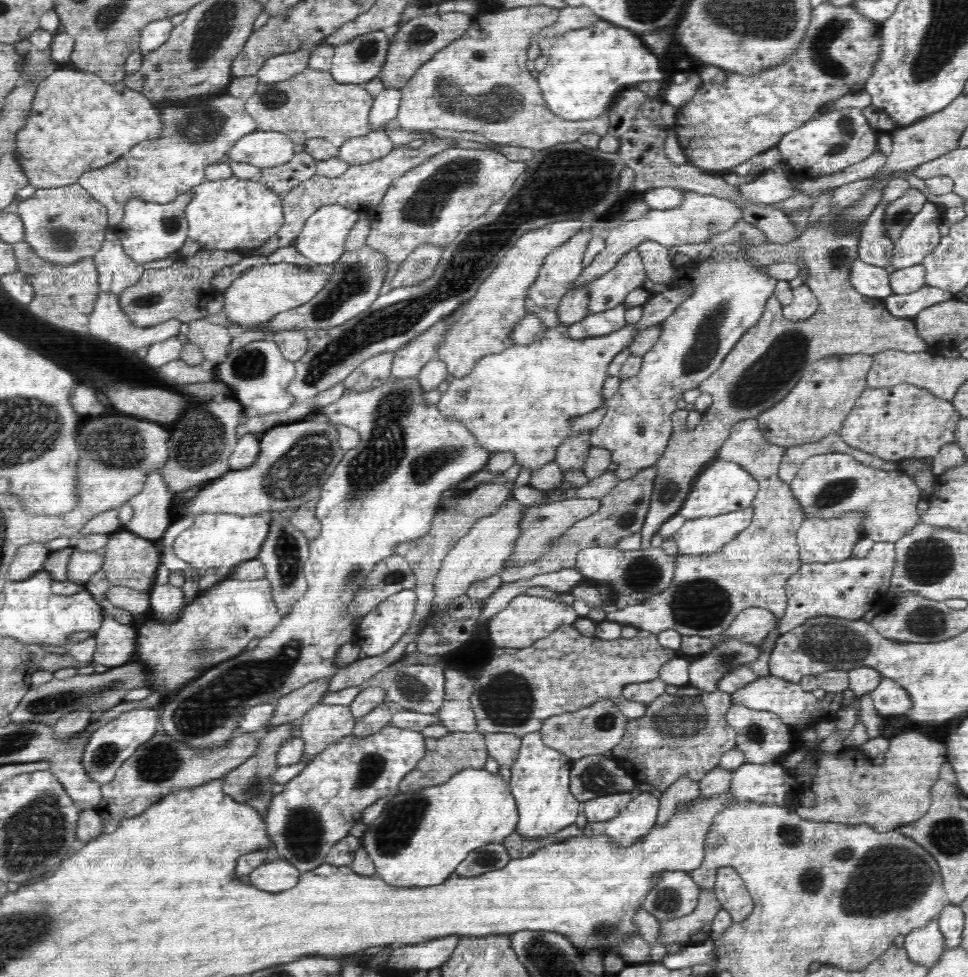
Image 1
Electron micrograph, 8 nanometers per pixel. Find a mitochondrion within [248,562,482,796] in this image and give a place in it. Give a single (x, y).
(370, 765)

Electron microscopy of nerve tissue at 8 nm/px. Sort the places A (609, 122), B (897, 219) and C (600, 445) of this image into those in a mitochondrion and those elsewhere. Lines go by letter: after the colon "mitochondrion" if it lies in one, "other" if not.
A: other
B: mitochondrion
C: other

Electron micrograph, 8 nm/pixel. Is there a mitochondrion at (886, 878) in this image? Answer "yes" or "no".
yes

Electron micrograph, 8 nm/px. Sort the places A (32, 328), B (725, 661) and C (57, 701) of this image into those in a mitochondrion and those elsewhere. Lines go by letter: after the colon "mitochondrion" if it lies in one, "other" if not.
A: other
B: mitochondrion
C: mitochondrion

